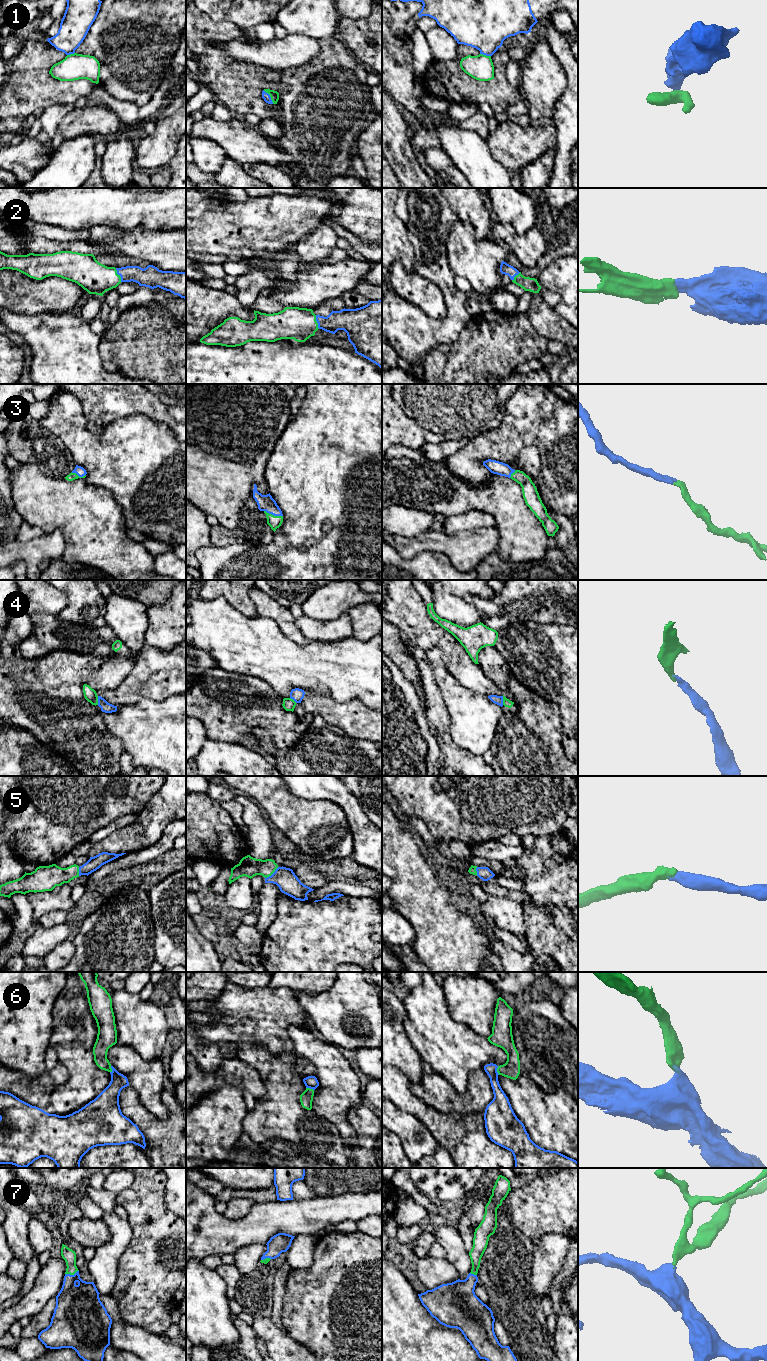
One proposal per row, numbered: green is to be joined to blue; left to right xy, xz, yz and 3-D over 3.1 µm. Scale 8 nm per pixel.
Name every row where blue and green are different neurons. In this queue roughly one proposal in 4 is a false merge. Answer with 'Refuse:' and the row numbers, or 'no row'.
Refuse: no row

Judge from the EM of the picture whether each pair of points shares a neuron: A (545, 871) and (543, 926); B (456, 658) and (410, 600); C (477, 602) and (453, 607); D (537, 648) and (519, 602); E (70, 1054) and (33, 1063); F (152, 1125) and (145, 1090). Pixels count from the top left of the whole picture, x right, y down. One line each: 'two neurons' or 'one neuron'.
A: one neuron
B: one neuron
C: two neurons
D: two neurons
E: two neurons
F: two neurons

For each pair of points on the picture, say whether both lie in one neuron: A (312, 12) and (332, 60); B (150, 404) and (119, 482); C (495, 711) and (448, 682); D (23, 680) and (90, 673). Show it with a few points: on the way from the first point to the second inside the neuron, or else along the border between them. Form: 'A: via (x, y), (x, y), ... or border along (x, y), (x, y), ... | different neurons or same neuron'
A: border along (334, 35), (319, 40) | different neurons
B: border along (122, 417), (145, 414), (157, 422), (166, 425) | different neurons
C: via (483, 711), (477, 711), (460, 694) | same neuron
D: via (40, 680), (55, 680), (63, 673), (73, 673) | same neuron

